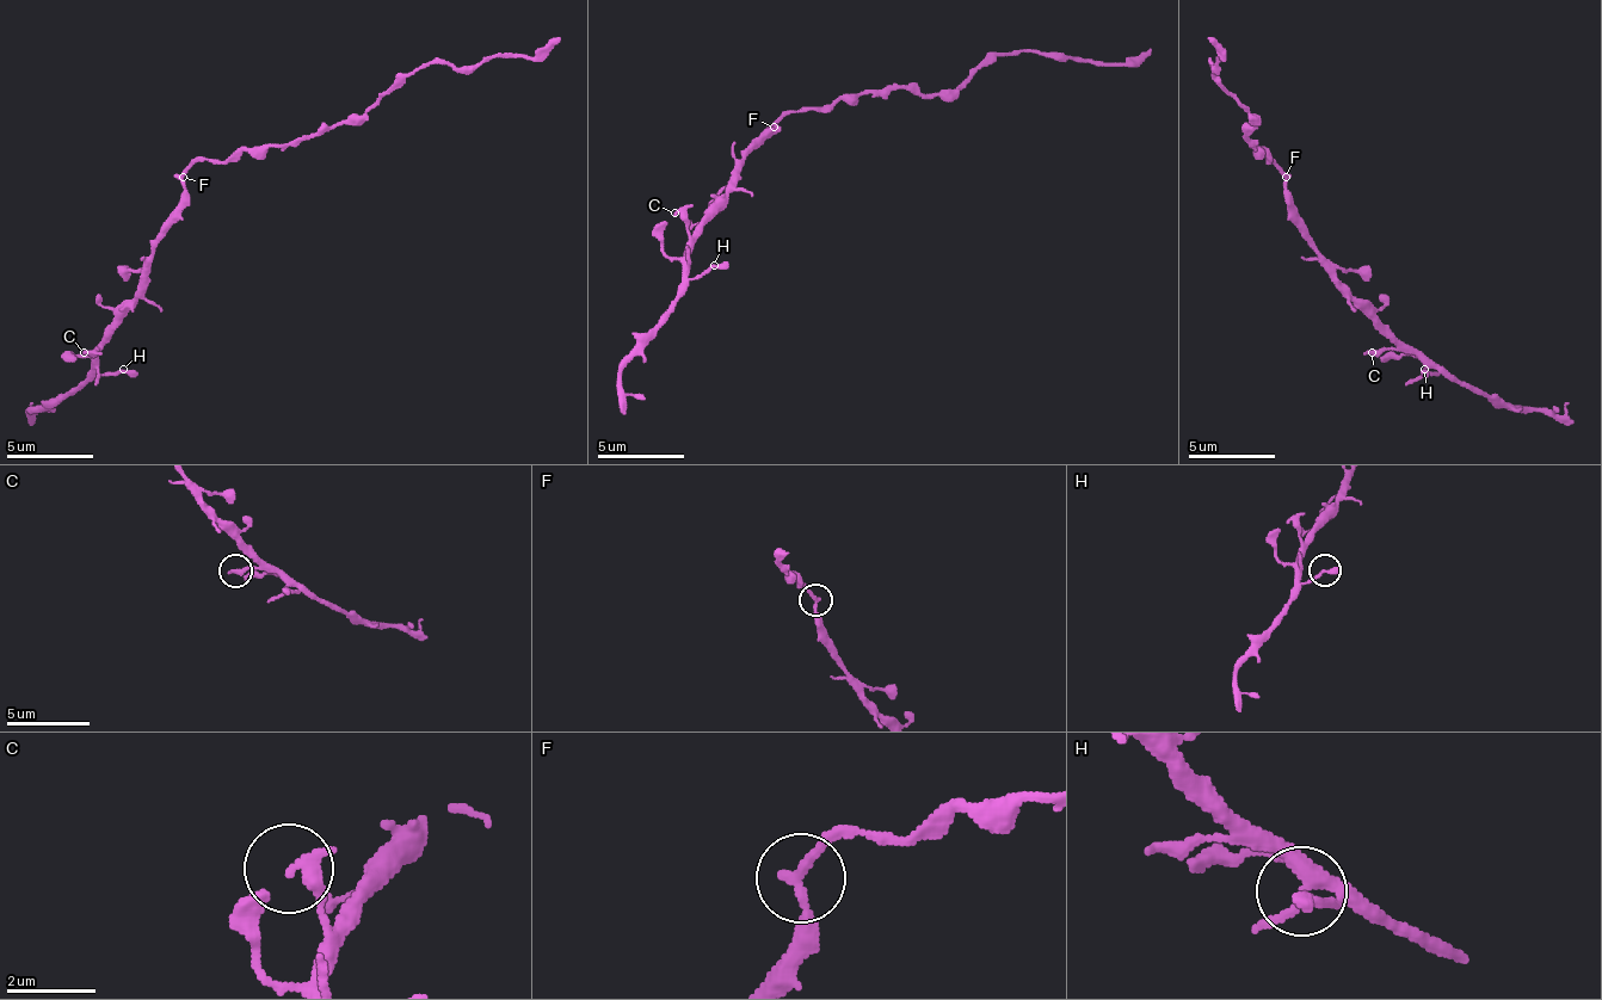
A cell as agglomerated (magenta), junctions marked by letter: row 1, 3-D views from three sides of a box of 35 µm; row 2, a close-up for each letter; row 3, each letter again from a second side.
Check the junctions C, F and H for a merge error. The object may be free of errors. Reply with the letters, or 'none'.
F

